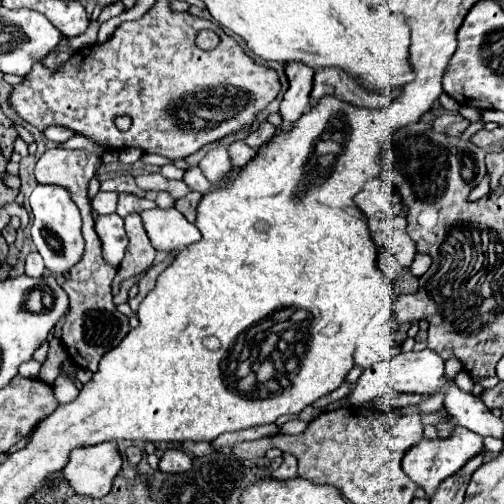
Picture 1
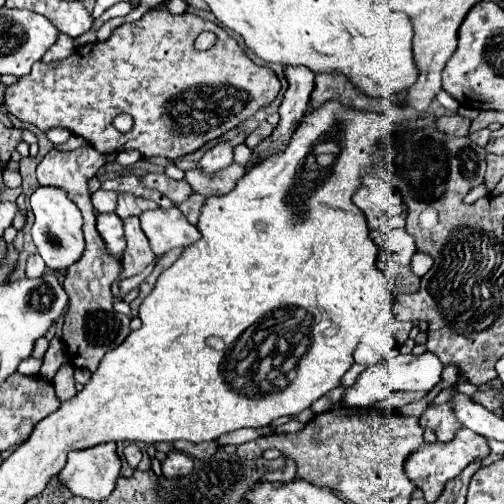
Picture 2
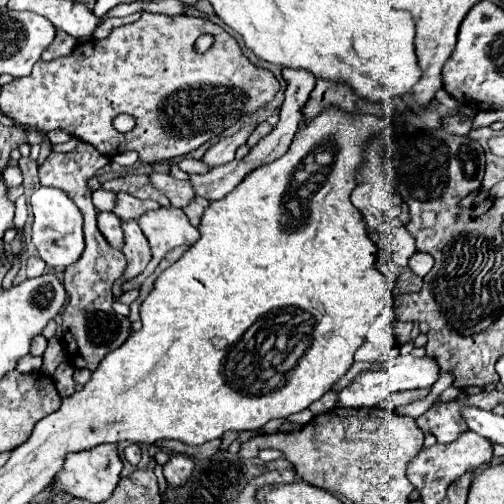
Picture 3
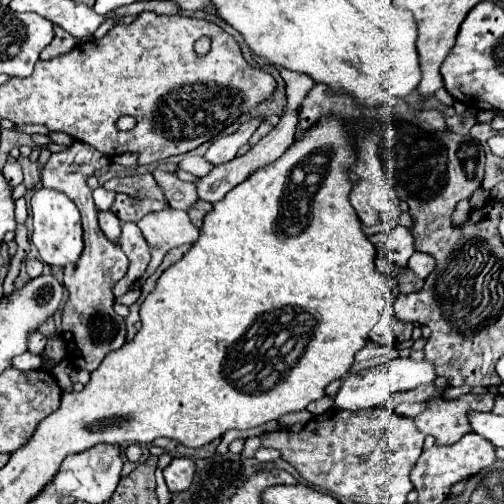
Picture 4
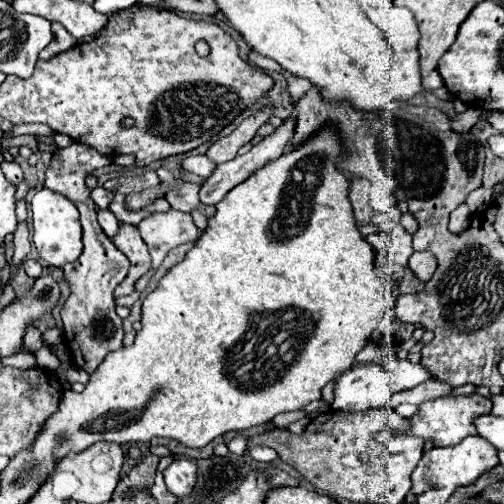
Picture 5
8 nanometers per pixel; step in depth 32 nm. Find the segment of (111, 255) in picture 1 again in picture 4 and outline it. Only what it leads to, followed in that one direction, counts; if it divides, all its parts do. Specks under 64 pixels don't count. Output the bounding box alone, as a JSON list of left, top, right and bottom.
[98,210,120,244]

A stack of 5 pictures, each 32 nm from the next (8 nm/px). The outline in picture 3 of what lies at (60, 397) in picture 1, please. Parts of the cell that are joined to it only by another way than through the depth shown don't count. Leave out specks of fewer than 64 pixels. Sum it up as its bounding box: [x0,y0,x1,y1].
[52,362,74,398]

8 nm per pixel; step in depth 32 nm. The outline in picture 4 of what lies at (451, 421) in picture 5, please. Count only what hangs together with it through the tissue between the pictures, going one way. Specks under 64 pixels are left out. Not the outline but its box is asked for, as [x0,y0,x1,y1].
[414,394,497,444]

